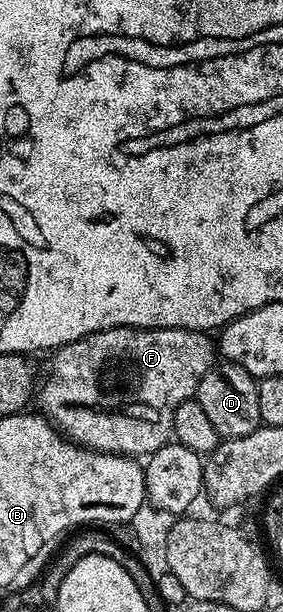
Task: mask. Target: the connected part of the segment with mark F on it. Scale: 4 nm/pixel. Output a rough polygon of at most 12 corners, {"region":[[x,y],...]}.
{"region":[[93,332],[50,355],[37,410],[136,460],[173,438],[217,346]]}

